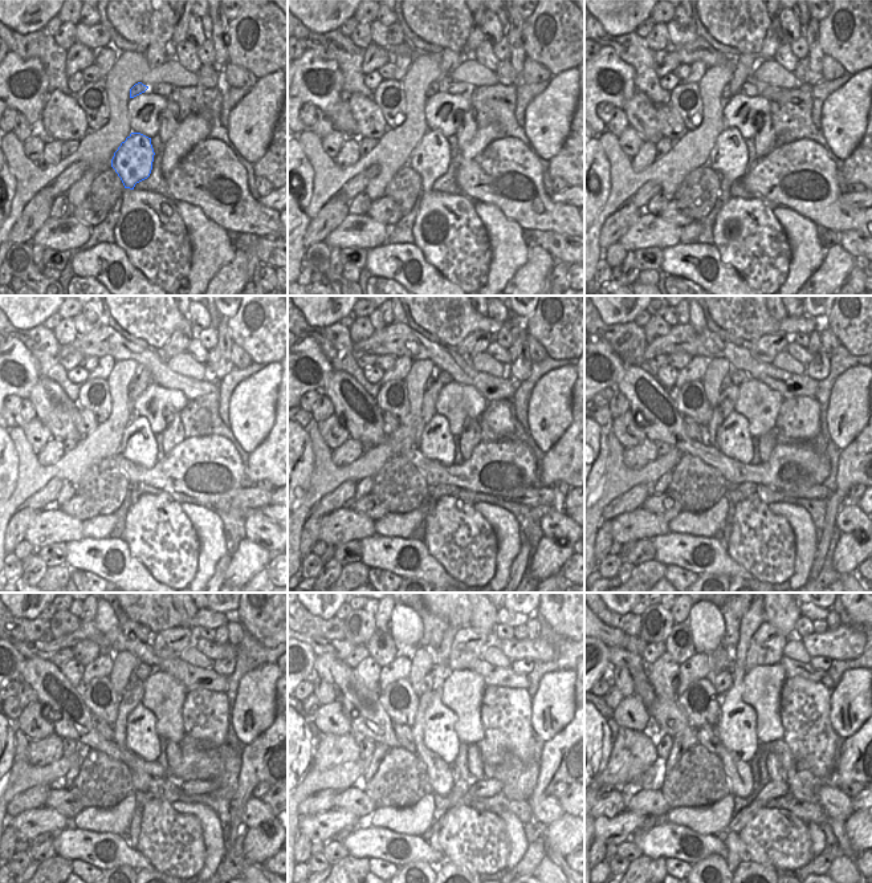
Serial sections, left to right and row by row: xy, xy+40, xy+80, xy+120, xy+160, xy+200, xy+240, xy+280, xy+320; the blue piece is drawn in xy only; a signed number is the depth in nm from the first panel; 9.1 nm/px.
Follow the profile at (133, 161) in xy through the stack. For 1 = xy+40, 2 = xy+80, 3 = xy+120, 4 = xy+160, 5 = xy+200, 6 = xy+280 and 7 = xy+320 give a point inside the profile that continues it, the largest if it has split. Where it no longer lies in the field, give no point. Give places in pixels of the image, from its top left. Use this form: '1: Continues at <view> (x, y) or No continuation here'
1: Continues at xy+40 (431, 158)
2: Continues at xy+80 (728, 157)
3: Continues at xy+120 (138, 444)
4: Continues at xy+160 (436, 443)
5: Continues at xy+200 (734, 440)
6: Continues at xy+280 (440, 737)
7: Continues at xy+320 (737, 724)

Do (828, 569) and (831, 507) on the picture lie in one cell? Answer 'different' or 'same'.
different

